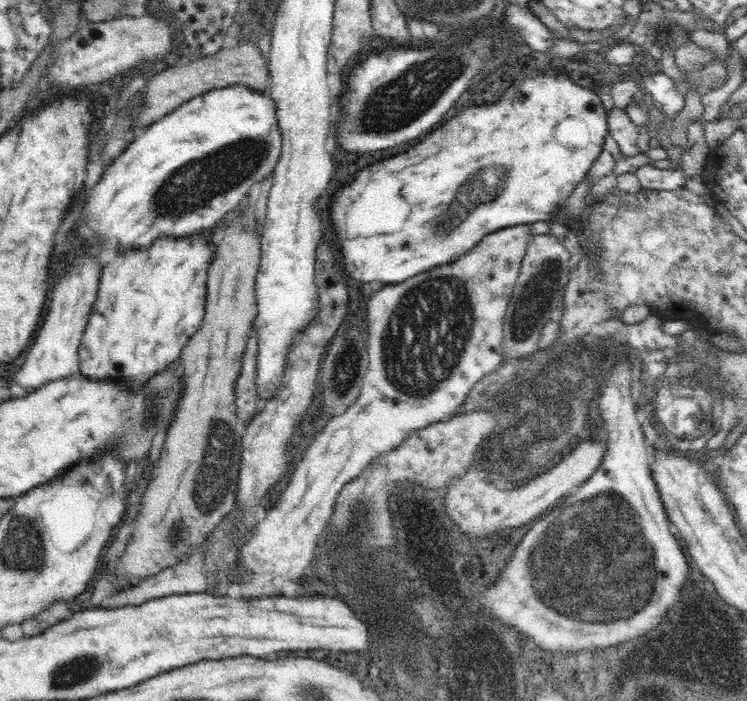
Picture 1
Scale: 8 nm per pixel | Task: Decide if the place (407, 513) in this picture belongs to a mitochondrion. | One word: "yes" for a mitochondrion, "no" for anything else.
yes

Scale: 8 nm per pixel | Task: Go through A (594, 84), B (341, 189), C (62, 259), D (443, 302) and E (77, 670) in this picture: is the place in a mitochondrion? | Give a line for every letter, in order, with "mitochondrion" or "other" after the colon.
A: other
B: other
C: other
D: mitochondrion
E: mitochondrion

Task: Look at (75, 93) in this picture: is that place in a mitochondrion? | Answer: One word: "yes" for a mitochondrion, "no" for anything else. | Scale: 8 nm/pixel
no

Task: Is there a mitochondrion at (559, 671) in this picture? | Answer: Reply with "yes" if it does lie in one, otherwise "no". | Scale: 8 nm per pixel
no

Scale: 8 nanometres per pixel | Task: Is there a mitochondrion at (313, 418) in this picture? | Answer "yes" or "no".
no

